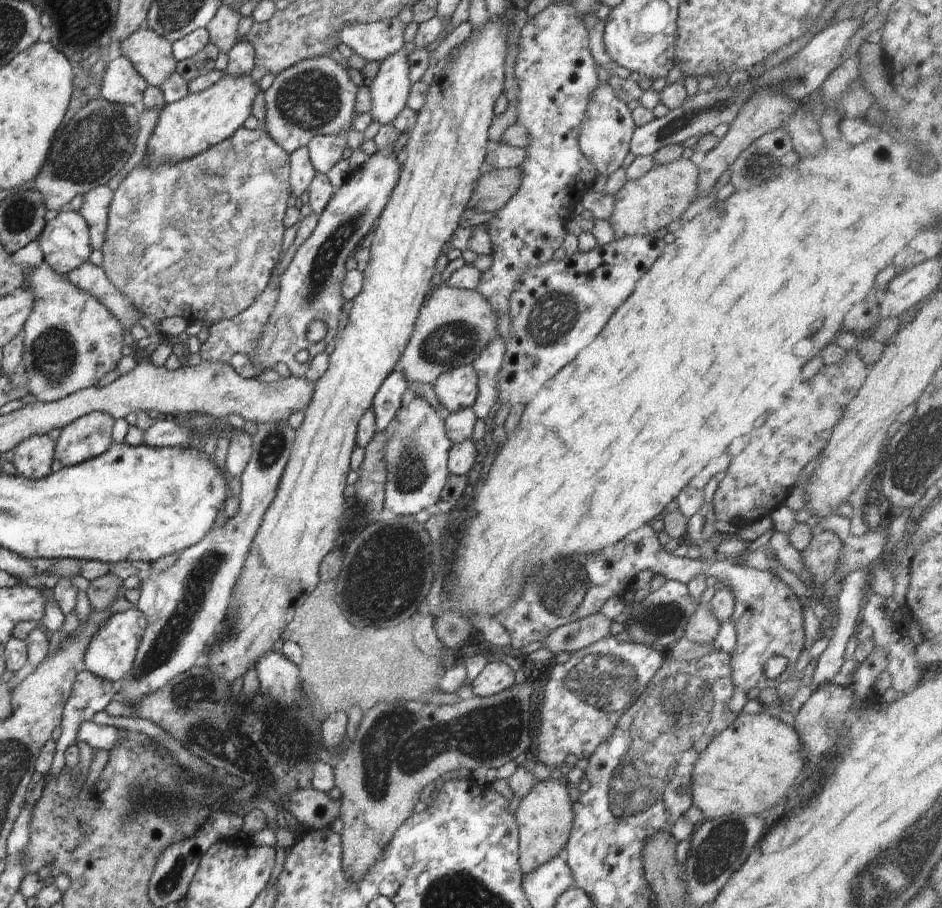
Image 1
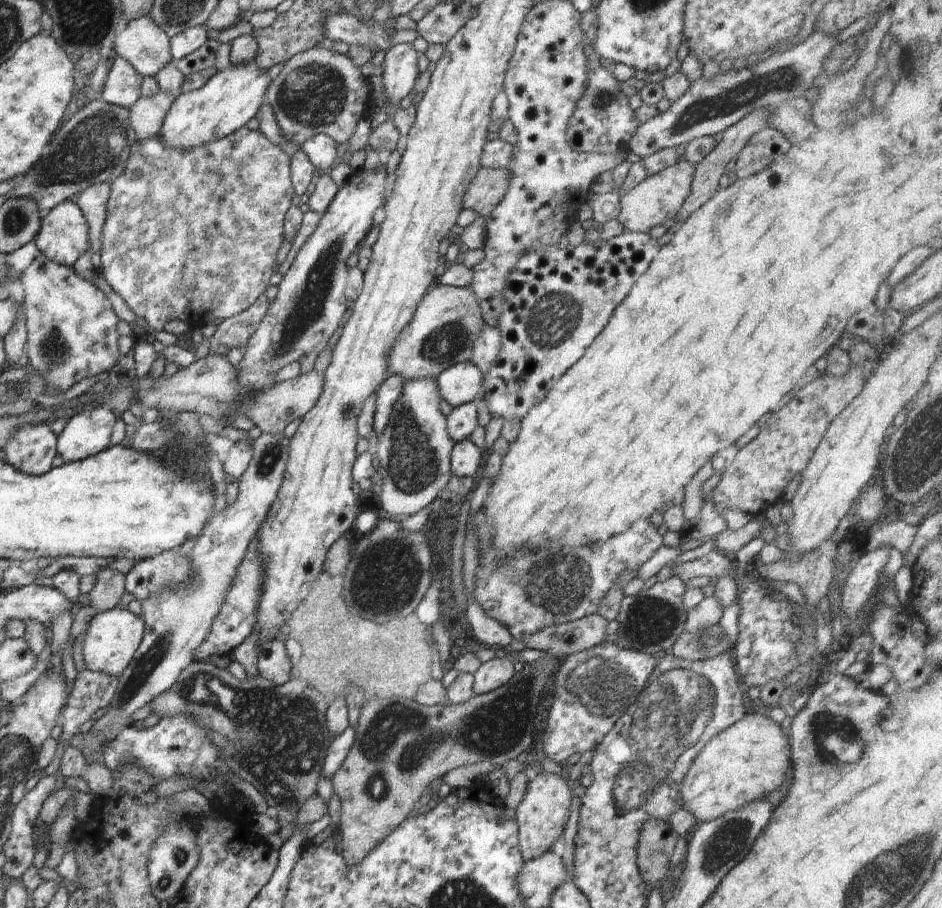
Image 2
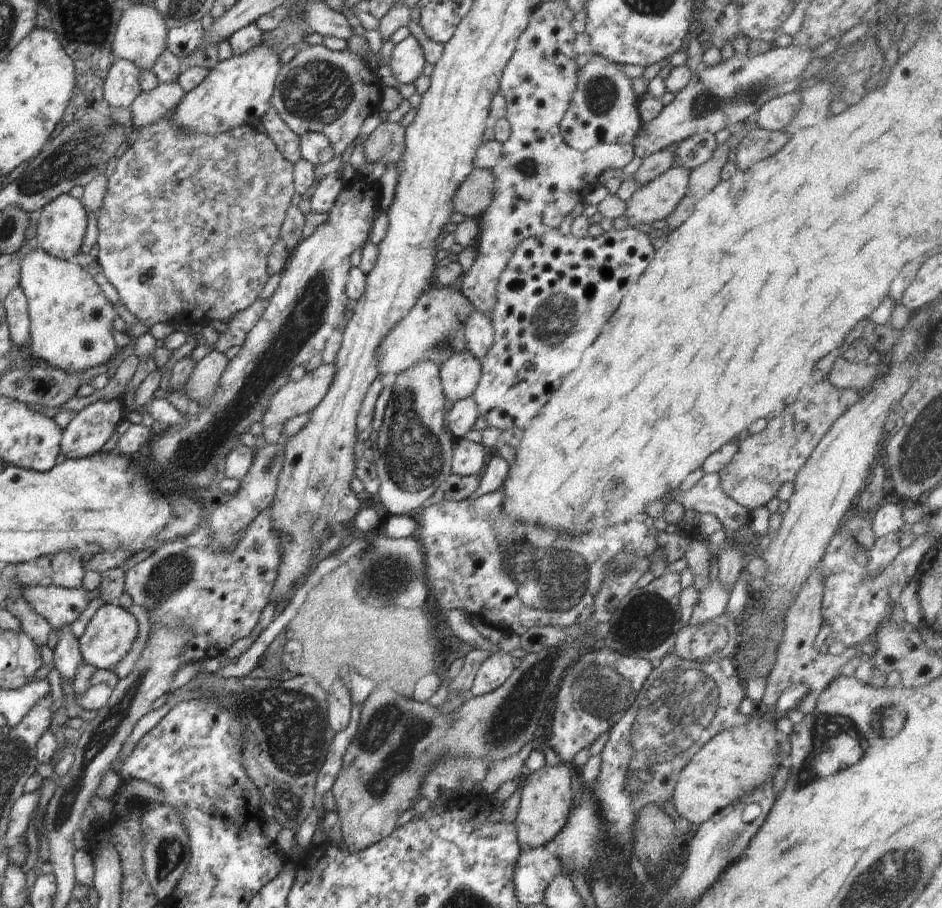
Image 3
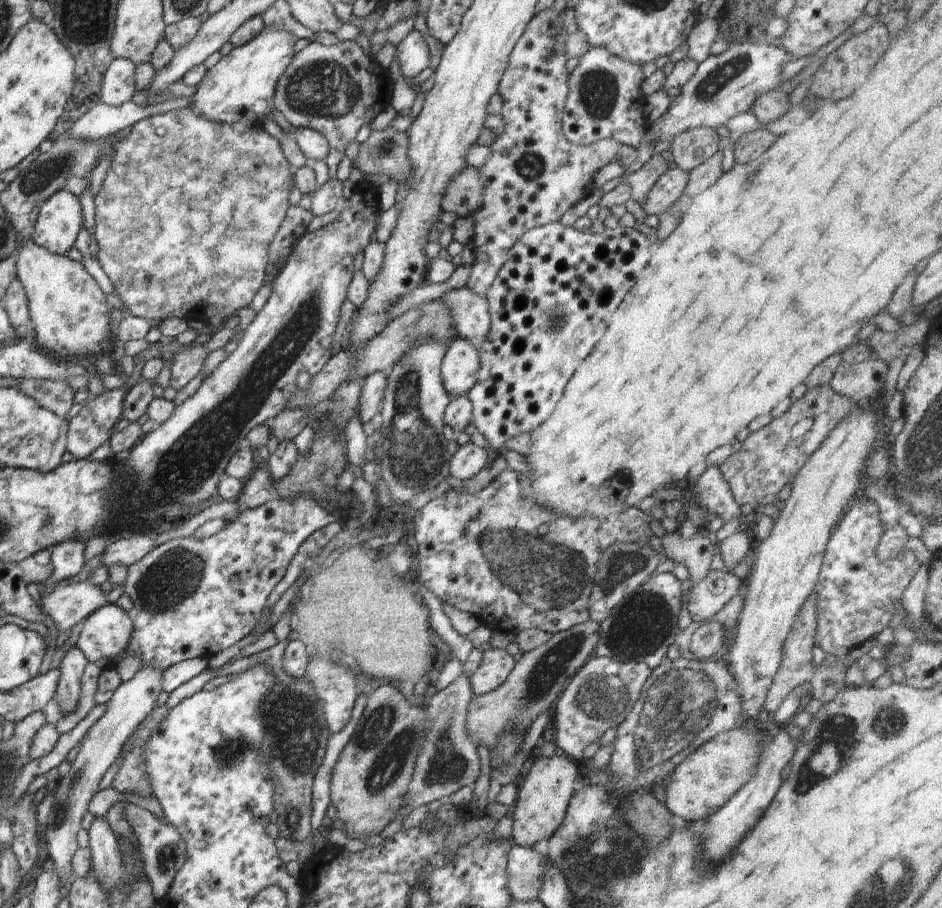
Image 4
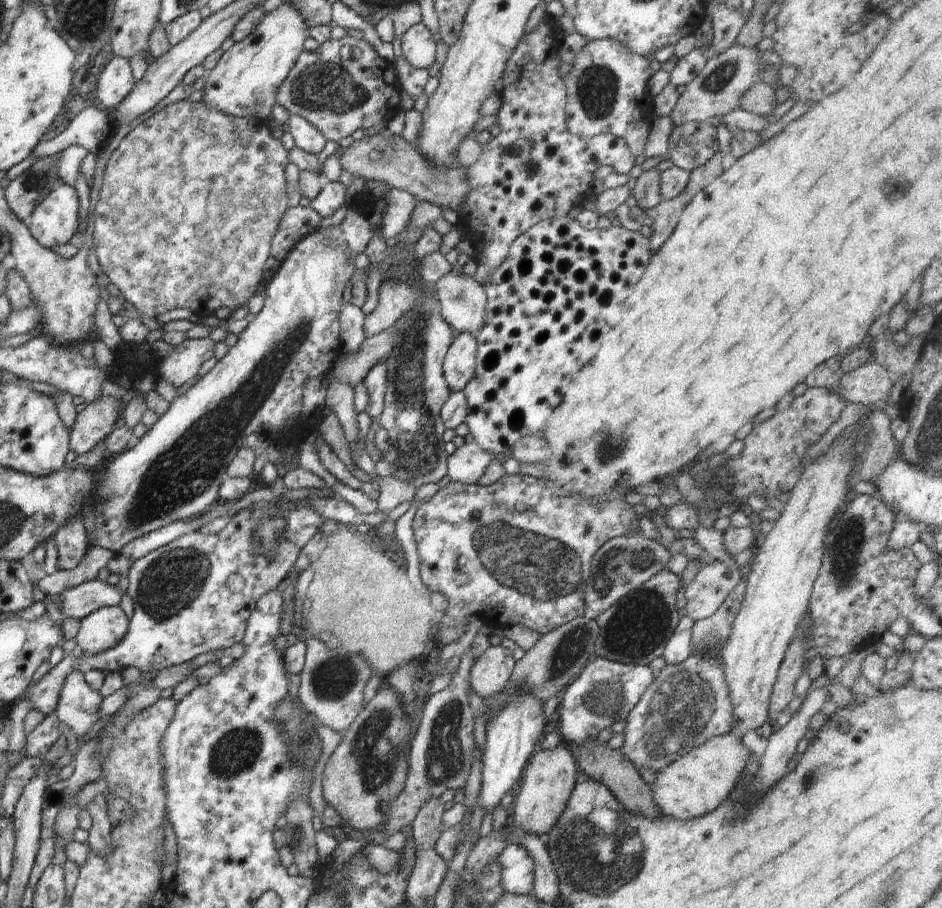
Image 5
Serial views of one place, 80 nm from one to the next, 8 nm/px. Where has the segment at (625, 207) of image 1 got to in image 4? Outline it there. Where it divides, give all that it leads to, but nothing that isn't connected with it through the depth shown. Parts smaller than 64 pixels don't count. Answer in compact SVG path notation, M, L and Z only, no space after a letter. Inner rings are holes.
M671 165L650 190L649 199L639 202L646 216L654 214L658 217L662 212L666 212L682 196L688 180L688 173Z

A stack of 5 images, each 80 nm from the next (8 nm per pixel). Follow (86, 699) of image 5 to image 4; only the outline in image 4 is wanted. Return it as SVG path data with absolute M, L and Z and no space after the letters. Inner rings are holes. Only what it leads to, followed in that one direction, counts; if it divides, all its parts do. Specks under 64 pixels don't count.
M77 647L68 648L60 662L56 703L67 716L80 705L81 677L88 663L88 658Z

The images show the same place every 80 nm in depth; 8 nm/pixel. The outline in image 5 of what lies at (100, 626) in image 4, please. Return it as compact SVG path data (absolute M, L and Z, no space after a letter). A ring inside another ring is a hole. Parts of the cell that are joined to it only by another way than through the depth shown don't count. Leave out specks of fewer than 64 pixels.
M120 605L102 607L80 621L76 640L79 652L97 655L114 648L128 632L129 620Z

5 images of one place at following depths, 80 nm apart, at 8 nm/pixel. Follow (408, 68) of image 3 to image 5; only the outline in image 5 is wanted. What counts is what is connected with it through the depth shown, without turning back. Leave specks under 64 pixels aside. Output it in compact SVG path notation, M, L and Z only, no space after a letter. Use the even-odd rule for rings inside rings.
M420 22L401 36L402 57L414 68L428 68L435 60L433 33Z

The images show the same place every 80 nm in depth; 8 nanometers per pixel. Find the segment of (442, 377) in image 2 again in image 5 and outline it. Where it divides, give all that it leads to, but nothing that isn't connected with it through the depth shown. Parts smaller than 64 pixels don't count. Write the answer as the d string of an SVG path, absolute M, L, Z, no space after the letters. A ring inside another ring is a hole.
M457 333L447 350L443 373L452 393L464 390L476 368L477 339L470 333Z

